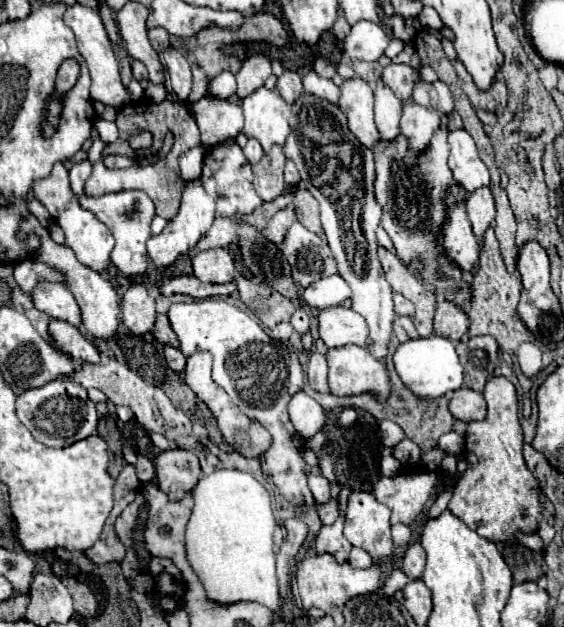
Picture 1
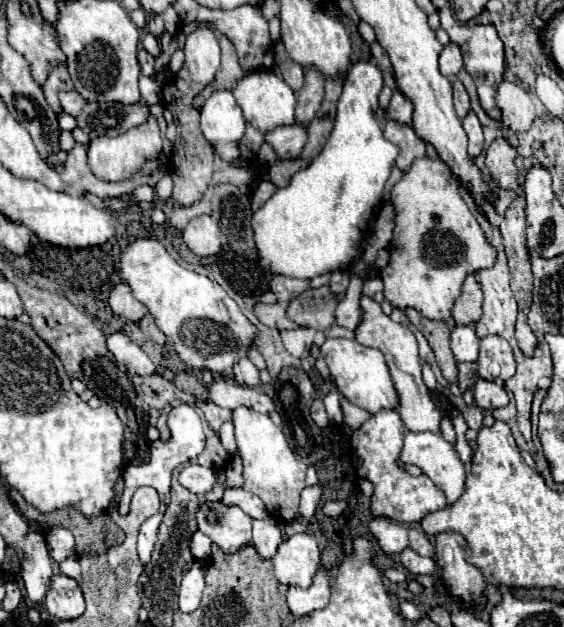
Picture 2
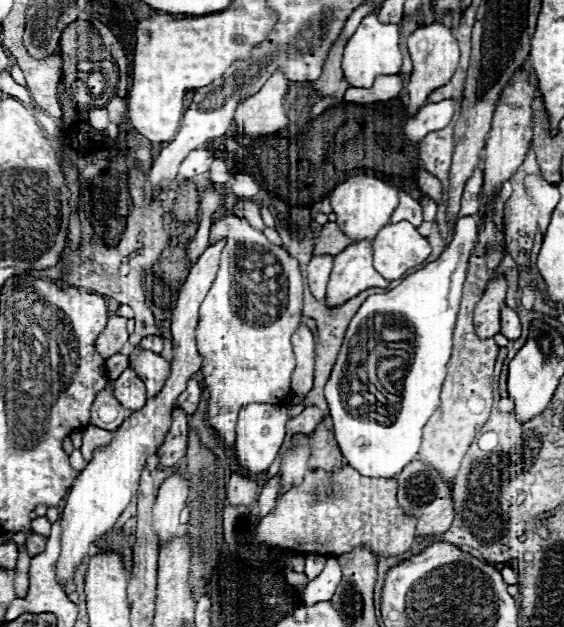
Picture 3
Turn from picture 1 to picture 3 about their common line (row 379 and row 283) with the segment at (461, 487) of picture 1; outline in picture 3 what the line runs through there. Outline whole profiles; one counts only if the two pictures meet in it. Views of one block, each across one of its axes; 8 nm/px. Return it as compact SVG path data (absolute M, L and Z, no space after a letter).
M492 280L482 296L482 300L474 308L474 330L484 338L494 338L500 332L500 310L506 298L506 280Z

